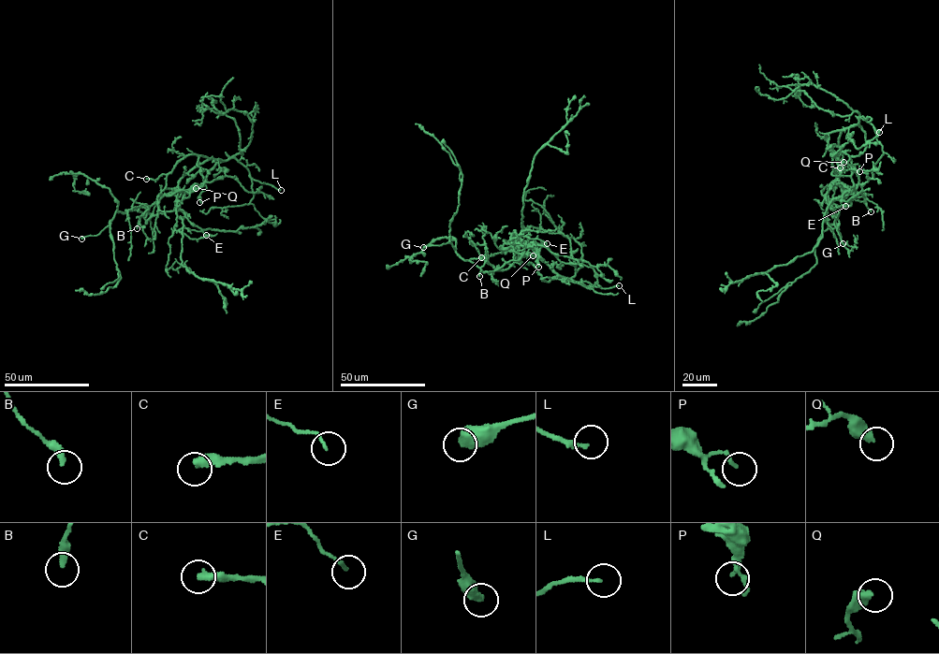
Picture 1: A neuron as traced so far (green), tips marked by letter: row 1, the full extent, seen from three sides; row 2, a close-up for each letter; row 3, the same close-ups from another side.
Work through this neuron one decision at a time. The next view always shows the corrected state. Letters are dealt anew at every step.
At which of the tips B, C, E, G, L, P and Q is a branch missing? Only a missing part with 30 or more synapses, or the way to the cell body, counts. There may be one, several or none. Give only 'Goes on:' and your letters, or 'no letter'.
Goes on: C, L

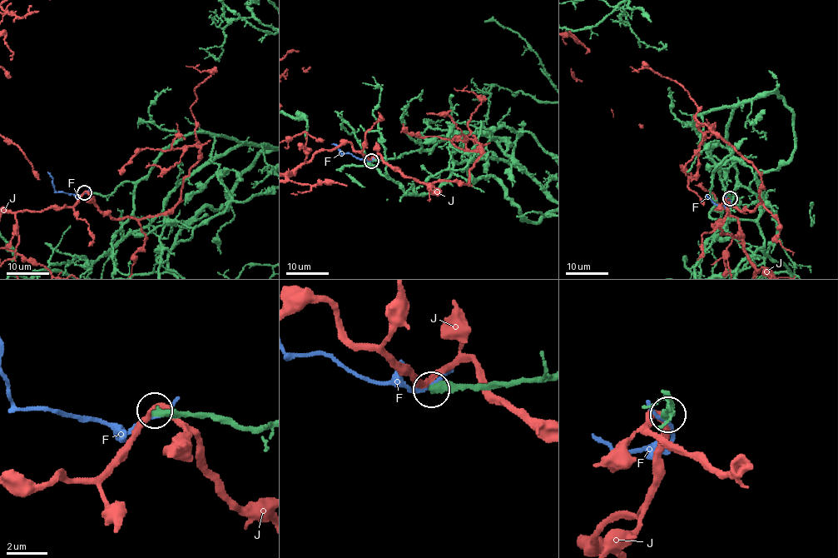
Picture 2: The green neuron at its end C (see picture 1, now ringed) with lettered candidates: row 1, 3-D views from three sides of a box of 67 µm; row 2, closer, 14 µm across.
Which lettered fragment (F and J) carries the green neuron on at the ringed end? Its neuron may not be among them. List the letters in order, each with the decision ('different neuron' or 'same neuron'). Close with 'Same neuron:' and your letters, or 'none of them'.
F: different neuron
J: different neuron
Same neuron: none of them

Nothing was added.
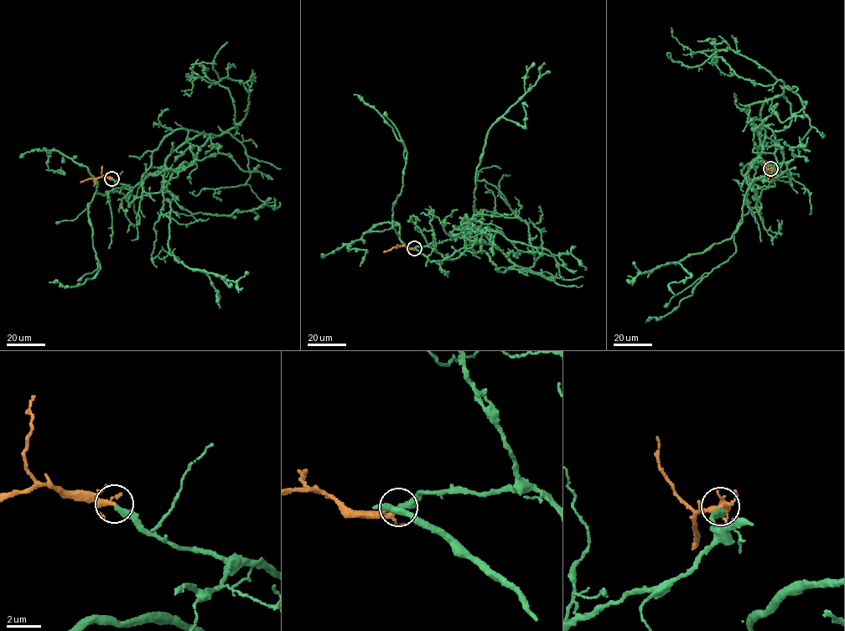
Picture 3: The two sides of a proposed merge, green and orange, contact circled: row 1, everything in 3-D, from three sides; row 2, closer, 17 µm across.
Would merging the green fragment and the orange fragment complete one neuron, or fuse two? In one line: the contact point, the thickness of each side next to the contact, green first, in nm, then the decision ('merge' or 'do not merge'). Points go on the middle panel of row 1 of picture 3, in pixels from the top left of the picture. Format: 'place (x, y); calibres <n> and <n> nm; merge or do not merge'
place (414, 248); calibres 320 and 180 nm; merge

